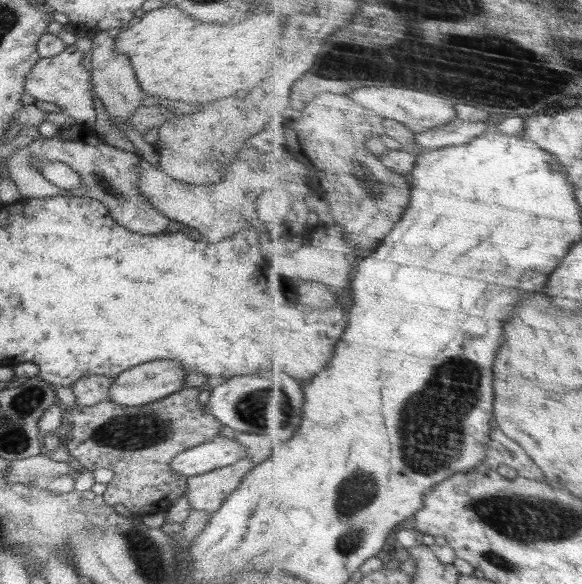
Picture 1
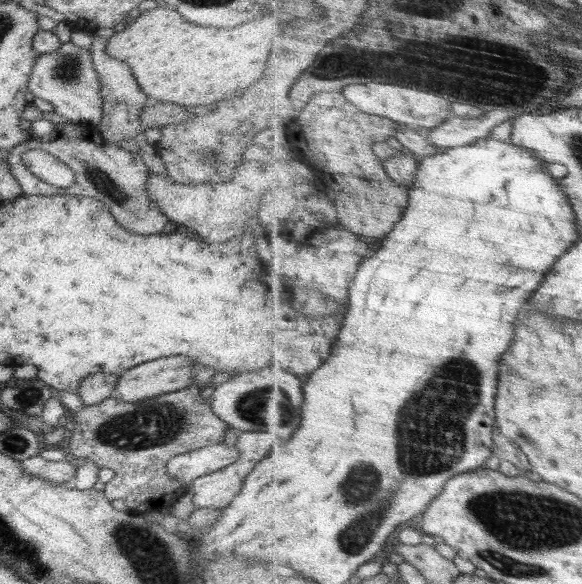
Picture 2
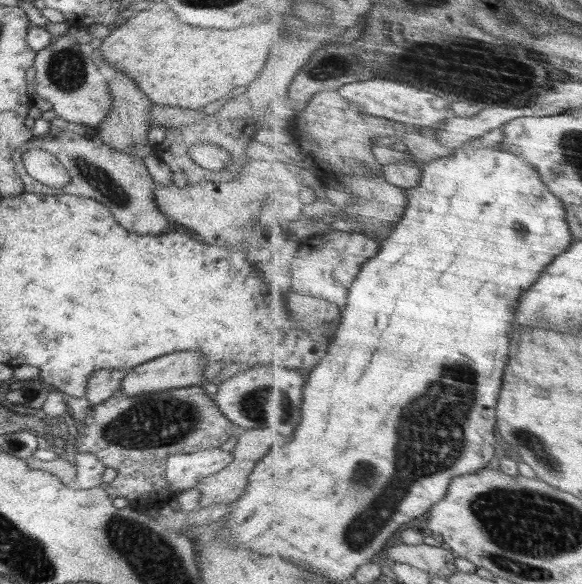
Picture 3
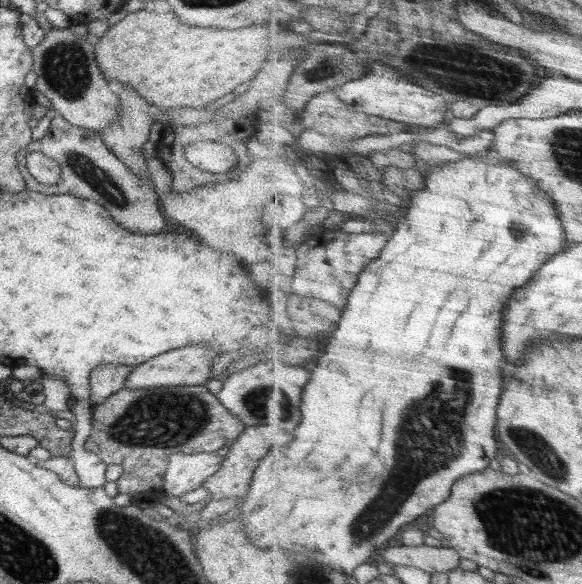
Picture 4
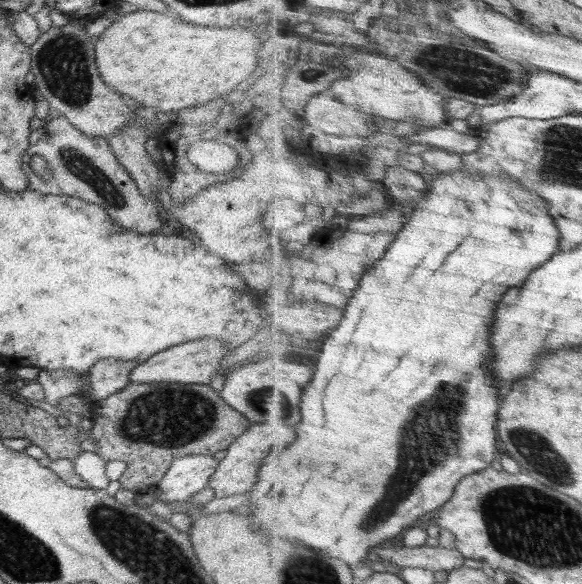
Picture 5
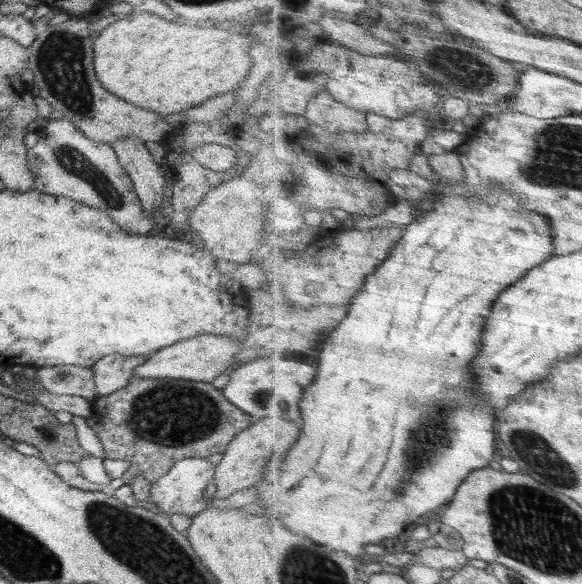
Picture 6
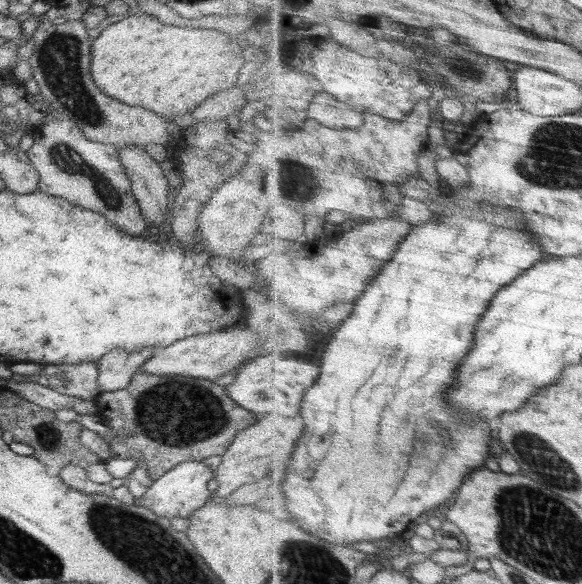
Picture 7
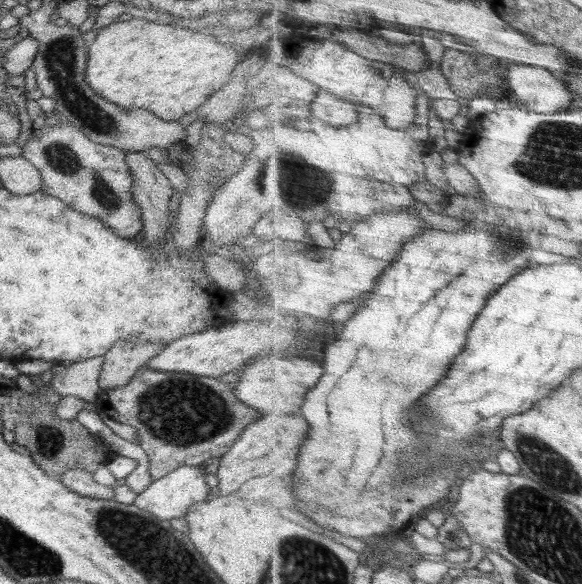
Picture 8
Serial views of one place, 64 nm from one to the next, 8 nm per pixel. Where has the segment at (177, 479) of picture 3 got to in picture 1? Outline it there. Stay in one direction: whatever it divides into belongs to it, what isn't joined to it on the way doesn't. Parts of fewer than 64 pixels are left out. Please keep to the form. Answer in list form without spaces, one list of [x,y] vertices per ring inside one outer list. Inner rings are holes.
[[[218,433],[211,441],[180,452],[170,462],[170,467],[188,478],[234,464],[244,456],[244,445]]]

